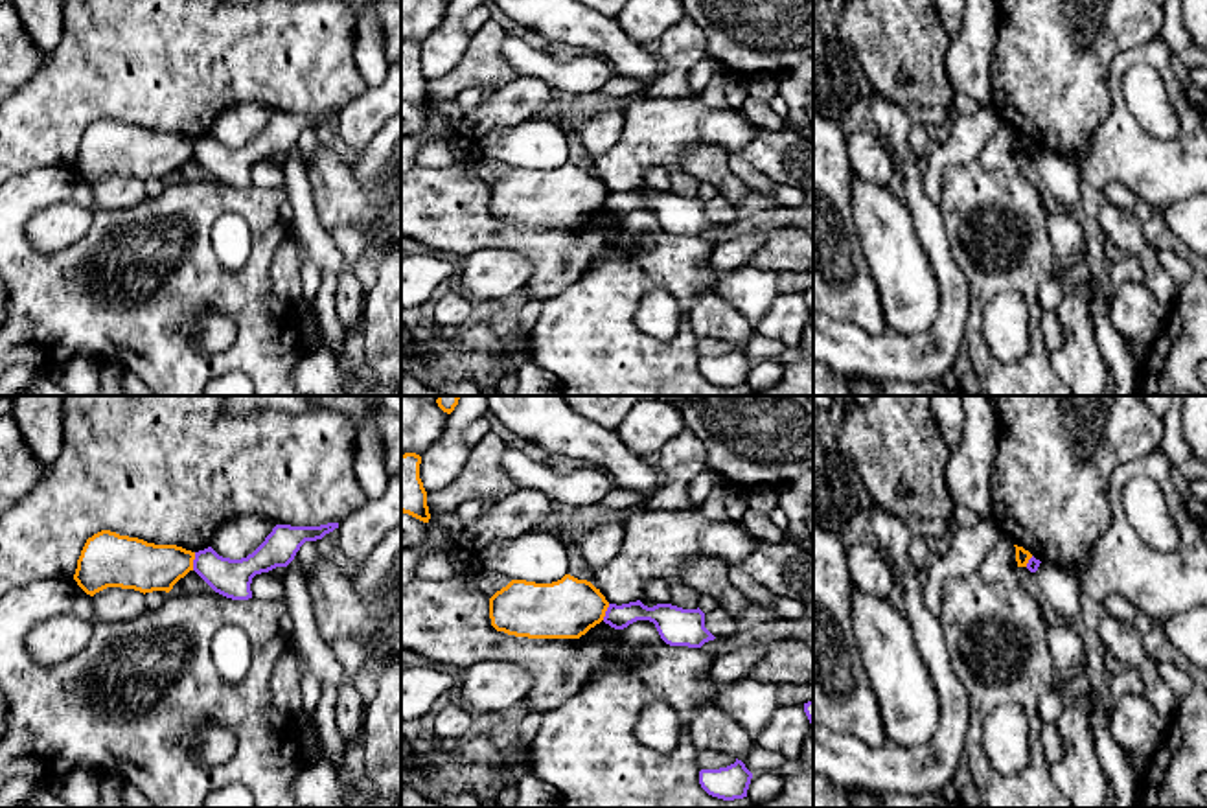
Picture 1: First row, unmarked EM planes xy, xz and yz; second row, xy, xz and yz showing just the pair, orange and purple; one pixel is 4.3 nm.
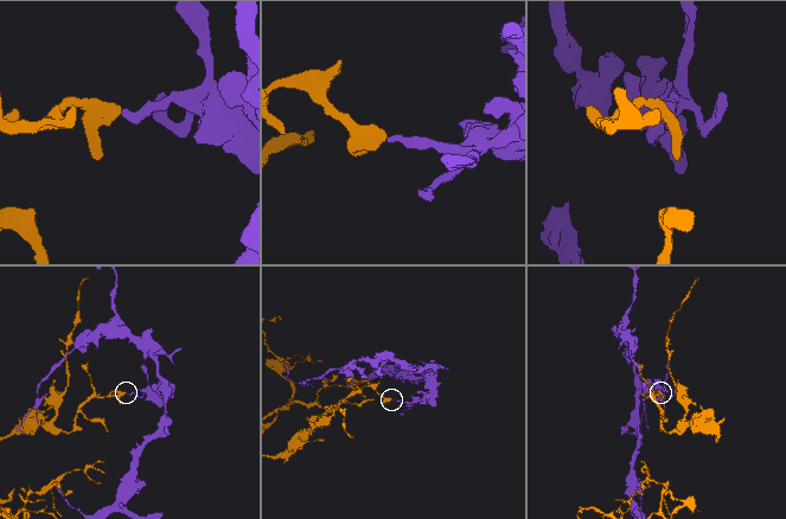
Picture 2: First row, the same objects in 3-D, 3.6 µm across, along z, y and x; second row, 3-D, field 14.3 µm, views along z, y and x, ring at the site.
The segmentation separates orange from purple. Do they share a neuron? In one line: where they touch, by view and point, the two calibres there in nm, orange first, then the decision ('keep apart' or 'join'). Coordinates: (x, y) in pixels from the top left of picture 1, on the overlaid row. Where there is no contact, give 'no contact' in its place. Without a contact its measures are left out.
xy (192, 562) | 220/170 nm | keep apart

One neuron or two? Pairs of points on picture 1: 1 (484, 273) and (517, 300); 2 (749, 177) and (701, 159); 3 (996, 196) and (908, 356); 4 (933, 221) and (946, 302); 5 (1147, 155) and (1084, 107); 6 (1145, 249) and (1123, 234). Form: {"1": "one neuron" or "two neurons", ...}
{"1": "two neurons", "2": "two neurons", "3": "two neurons", "4": "one neuron", "5": "two neurons", "6": "one neuron"}

